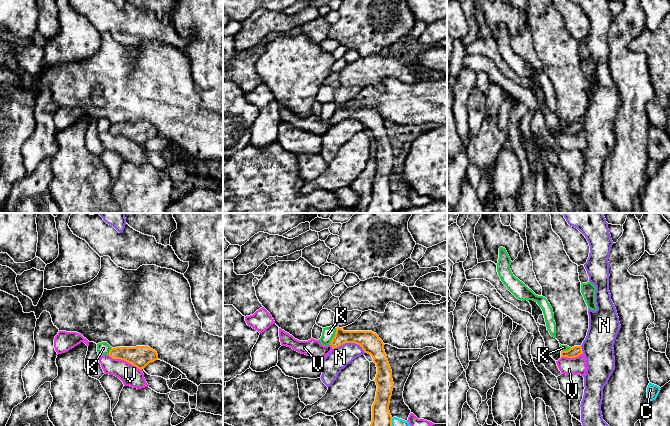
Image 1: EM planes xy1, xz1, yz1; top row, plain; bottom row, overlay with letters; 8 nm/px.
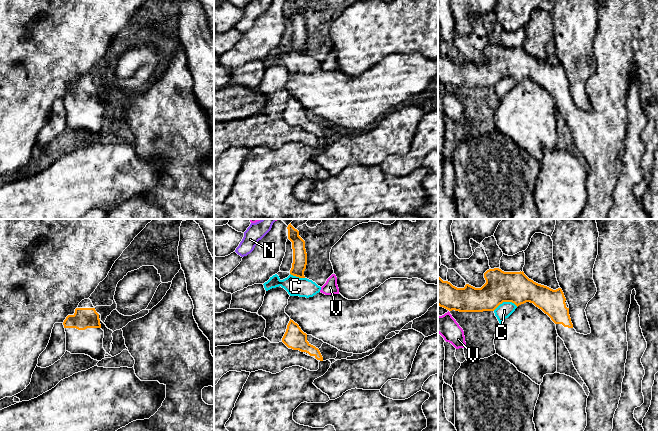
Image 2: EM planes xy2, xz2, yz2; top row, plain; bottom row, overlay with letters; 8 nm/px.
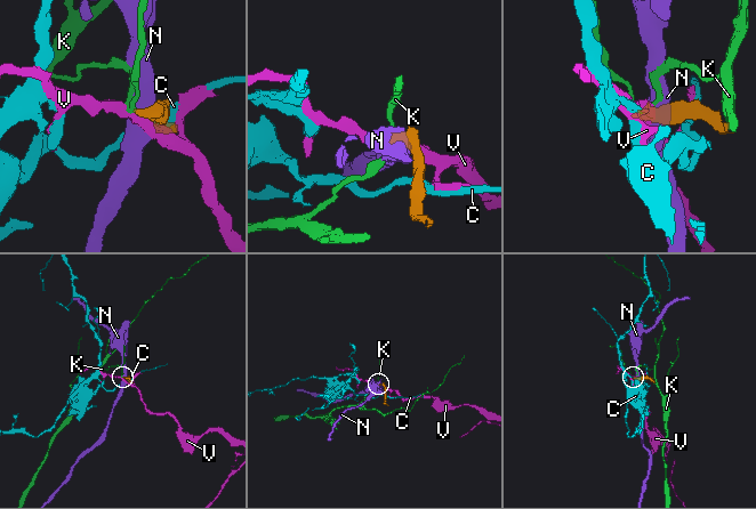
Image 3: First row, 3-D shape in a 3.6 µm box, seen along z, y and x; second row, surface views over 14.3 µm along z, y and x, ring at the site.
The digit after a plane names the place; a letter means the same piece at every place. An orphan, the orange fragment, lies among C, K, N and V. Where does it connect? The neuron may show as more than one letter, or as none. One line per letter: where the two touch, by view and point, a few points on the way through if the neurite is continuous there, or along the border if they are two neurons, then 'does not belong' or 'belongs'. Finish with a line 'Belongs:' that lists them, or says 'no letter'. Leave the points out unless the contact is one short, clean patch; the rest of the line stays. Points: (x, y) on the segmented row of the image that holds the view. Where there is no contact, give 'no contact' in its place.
C: meets orange in yz2 at (505, 301); border along yz2 (517, 306), (511, 302), (502, 302), (493, 310); does not belong
K: meets orange in xz1 at (334, 336); border along xz1 (336, 328), (335, 335), (329, 344); does not belong
N: meets orange in xz1 at (350, 342); border along xz1 (333, 349), (345, 343), (357, 343), (365, 352); does not belong
V: meets orange in xy1 at (125, 360); border along xy1 (108, 354), (112, 358), (123, 359), (141, 370); does not belong
Belongs: no letter

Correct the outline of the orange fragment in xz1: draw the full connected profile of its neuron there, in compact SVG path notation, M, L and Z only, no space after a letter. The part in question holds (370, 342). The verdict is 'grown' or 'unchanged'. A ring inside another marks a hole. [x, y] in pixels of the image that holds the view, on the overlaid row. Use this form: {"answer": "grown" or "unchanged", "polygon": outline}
{"answer": "grown", "polygon": "M338 311L334 316L336 333L330 345L333 349L345 344L355 343L362 347L365 353L372 356L377 367L375 382L377 385L375 401L372 405L372 421L370 426L392 426L392 416L389 411L390 399L394 388L392 370L384 350L384 343L372 331L344 331L342 328L354 323L362 311Z"}

